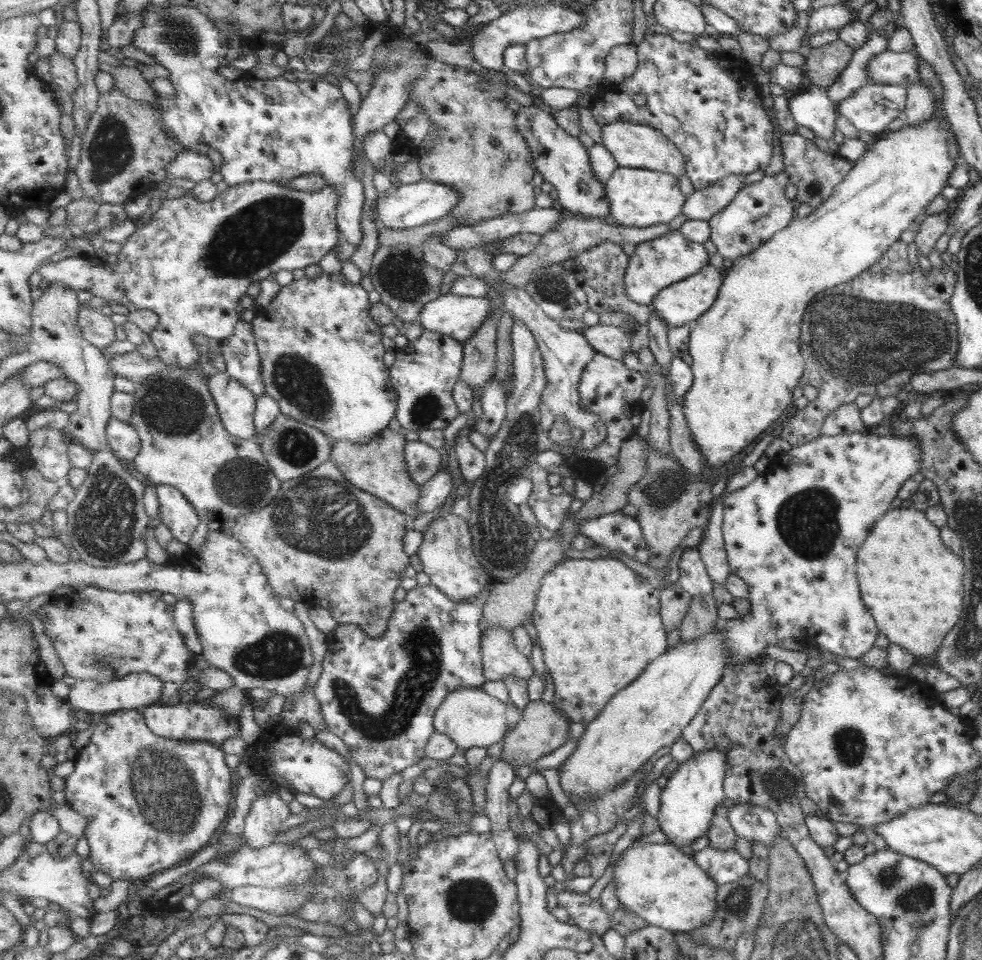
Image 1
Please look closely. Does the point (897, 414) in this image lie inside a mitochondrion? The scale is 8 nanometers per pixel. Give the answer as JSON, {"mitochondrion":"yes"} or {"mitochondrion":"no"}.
{"mitochondrion":"no"}

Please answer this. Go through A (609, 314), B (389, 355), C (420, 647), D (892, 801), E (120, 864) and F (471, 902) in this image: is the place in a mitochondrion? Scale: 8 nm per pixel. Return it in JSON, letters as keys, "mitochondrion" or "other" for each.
{"A":"other","B":"other","C":"mitochondrion","D":"other","E":"other","F":"mitochondrion"}

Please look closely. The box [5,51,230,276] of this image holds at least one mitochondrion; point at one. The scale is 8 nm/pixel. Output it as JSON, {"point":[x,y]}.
{"point":[110,152]}

